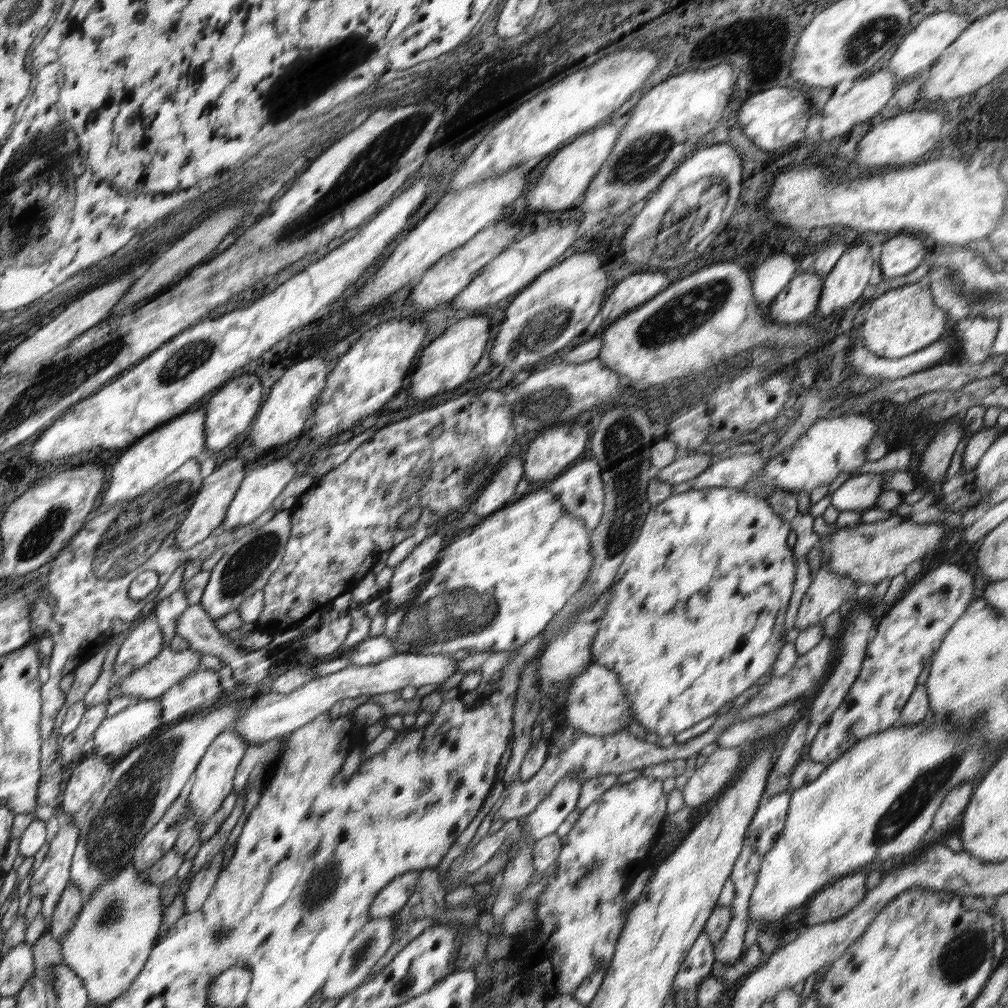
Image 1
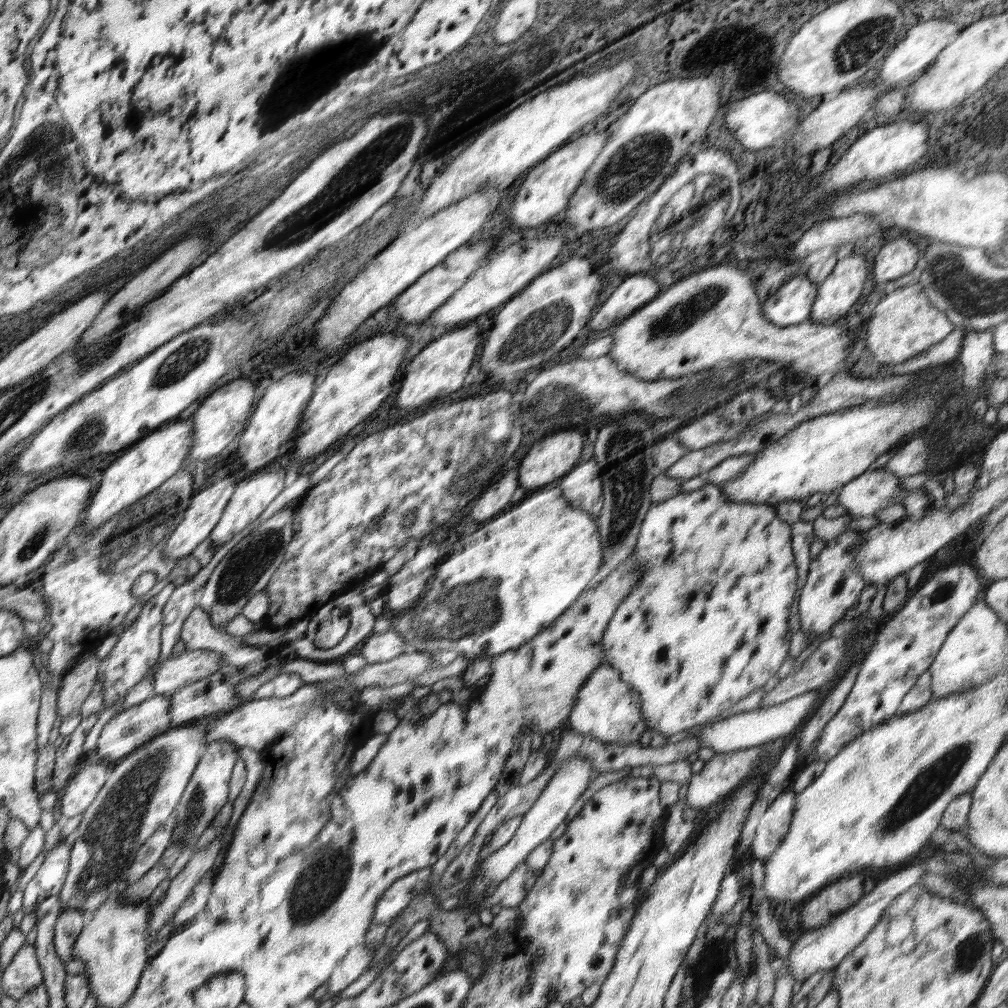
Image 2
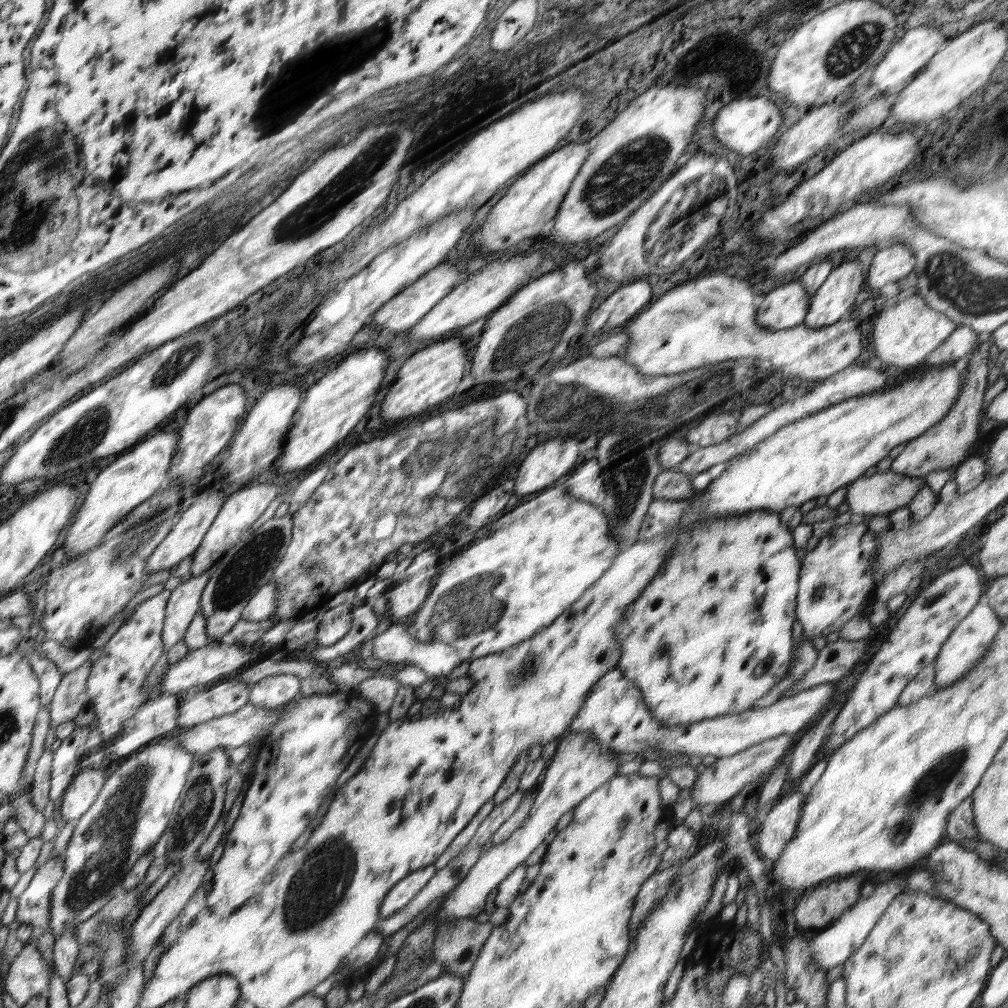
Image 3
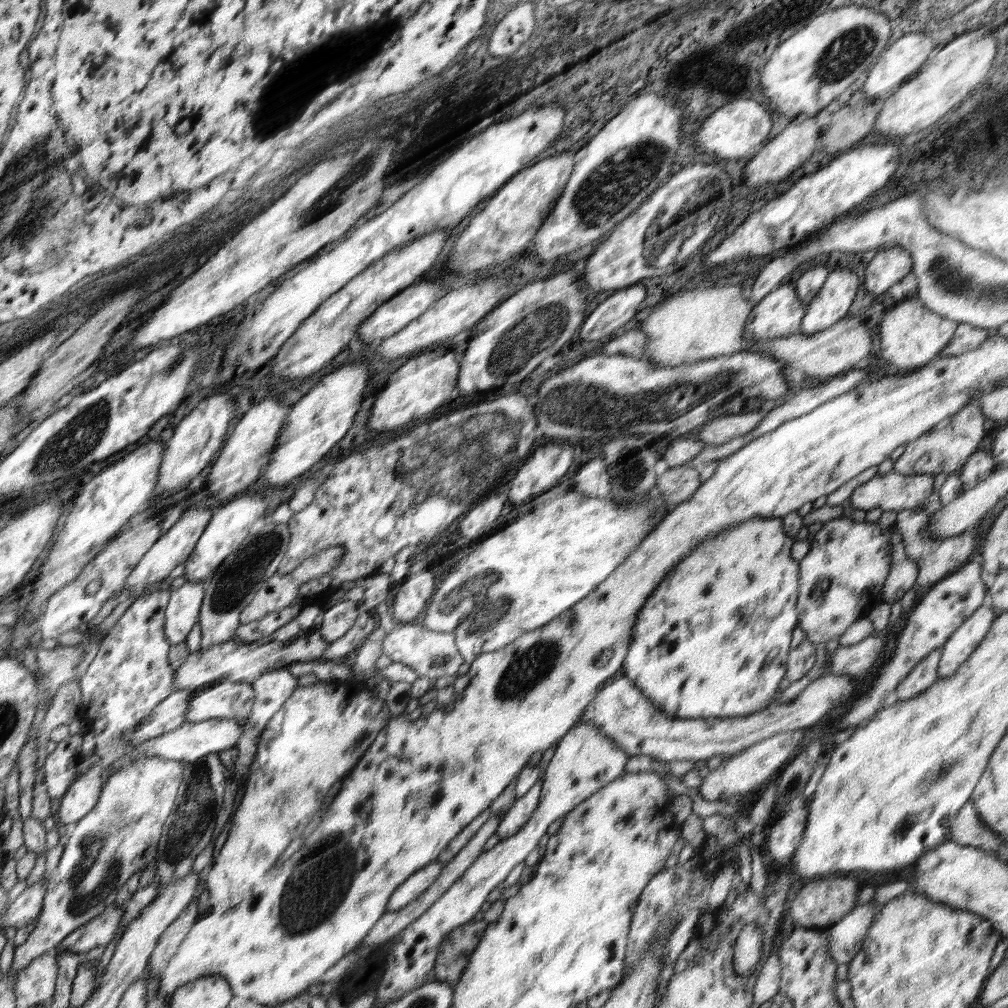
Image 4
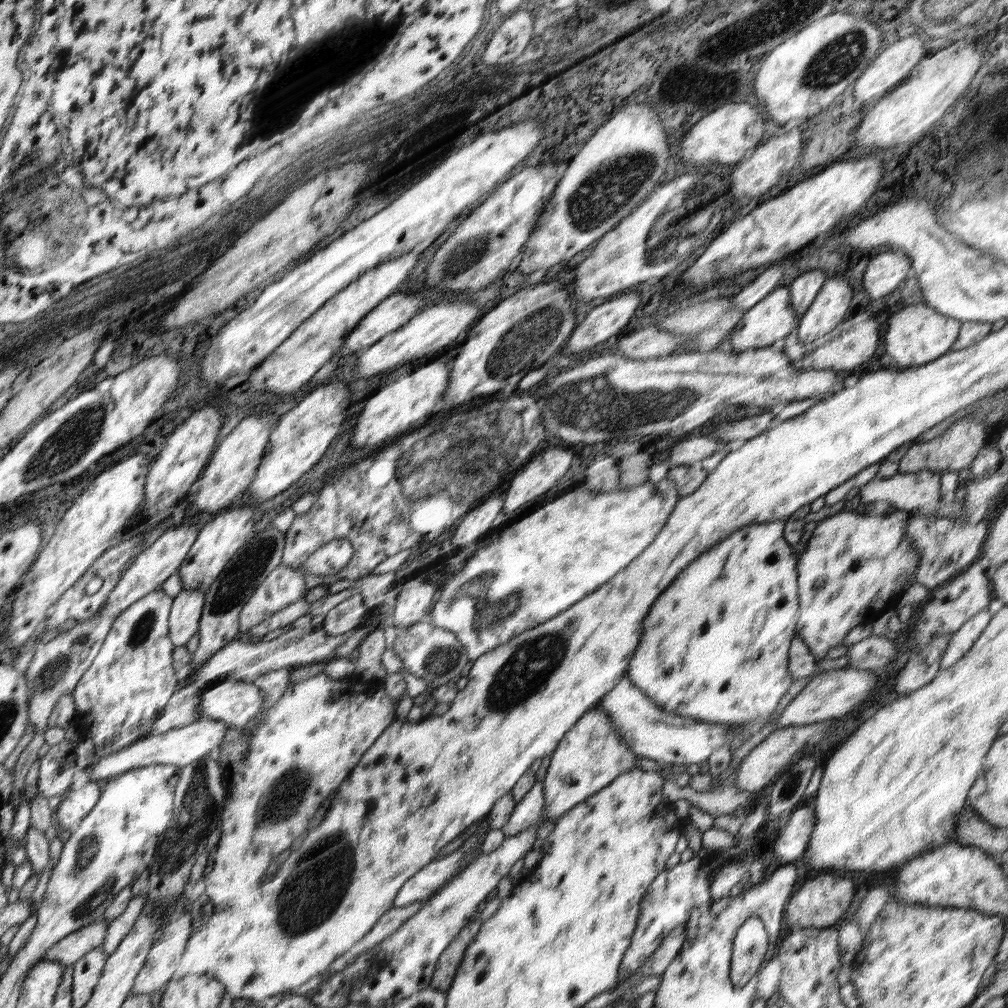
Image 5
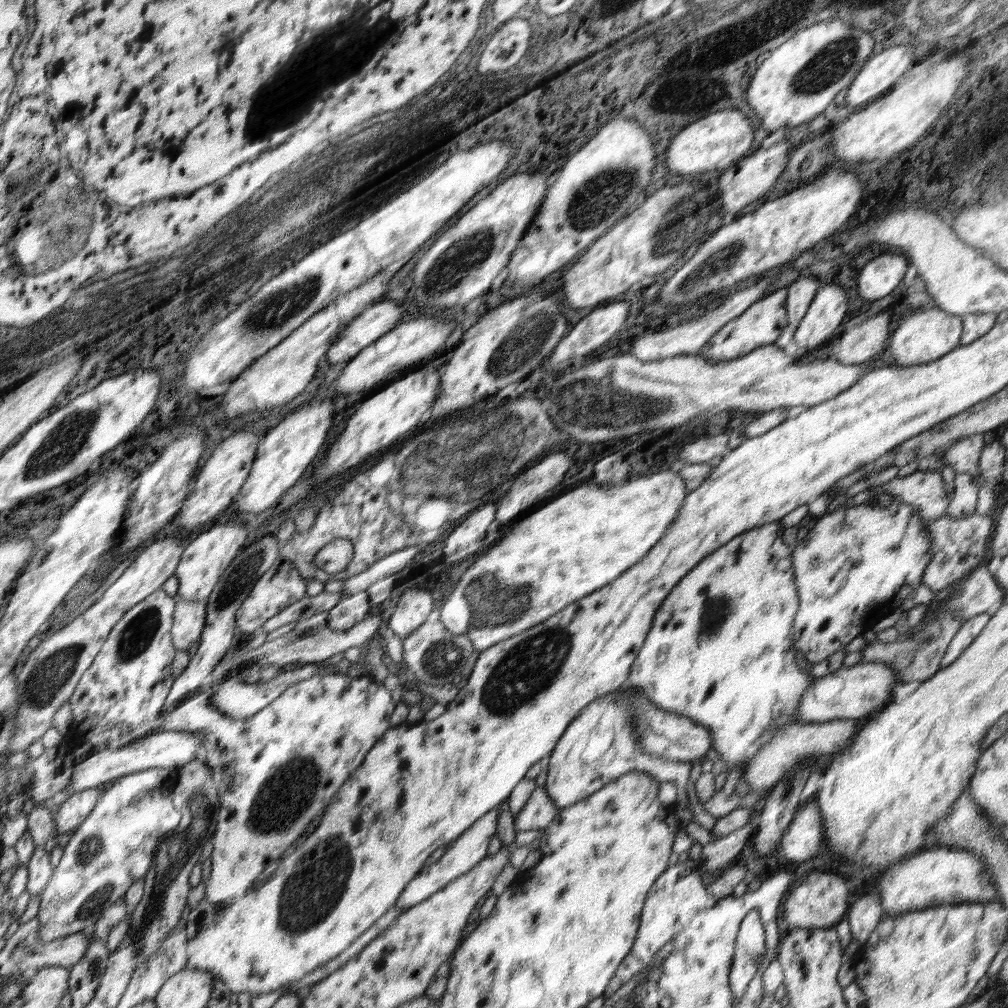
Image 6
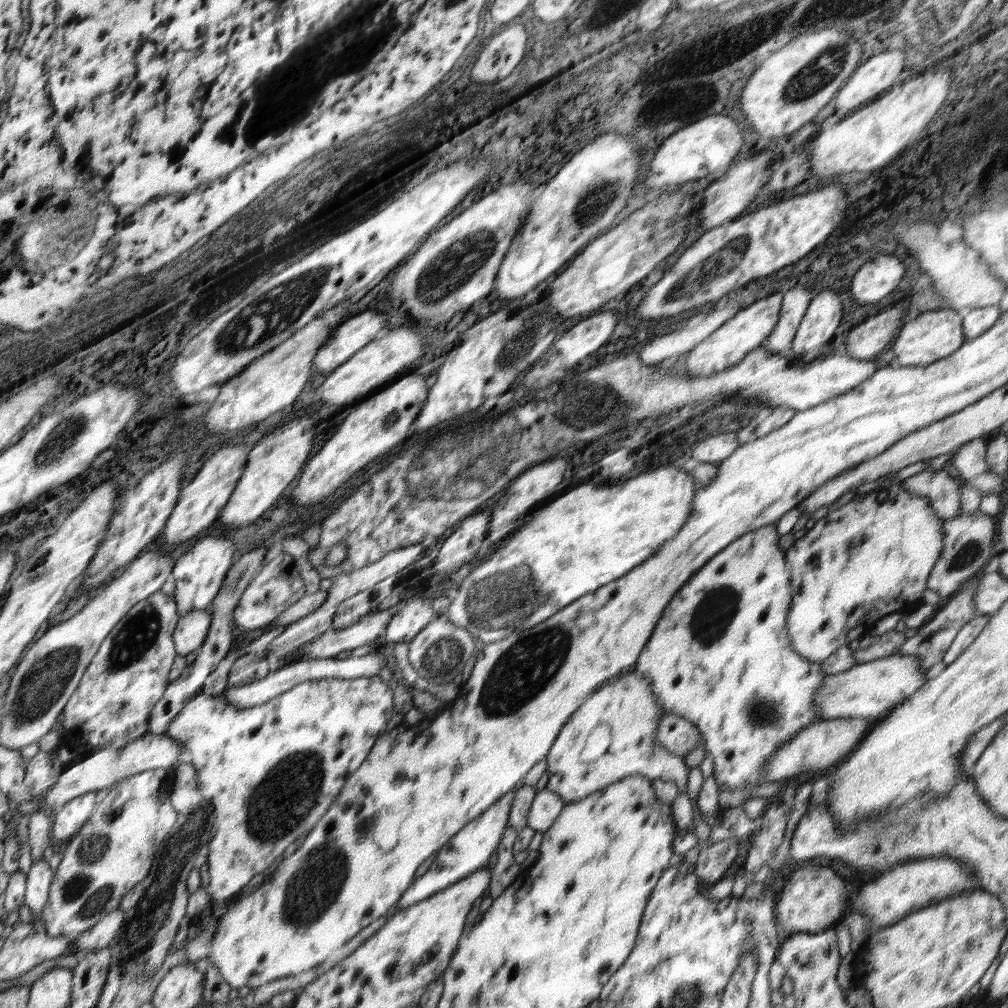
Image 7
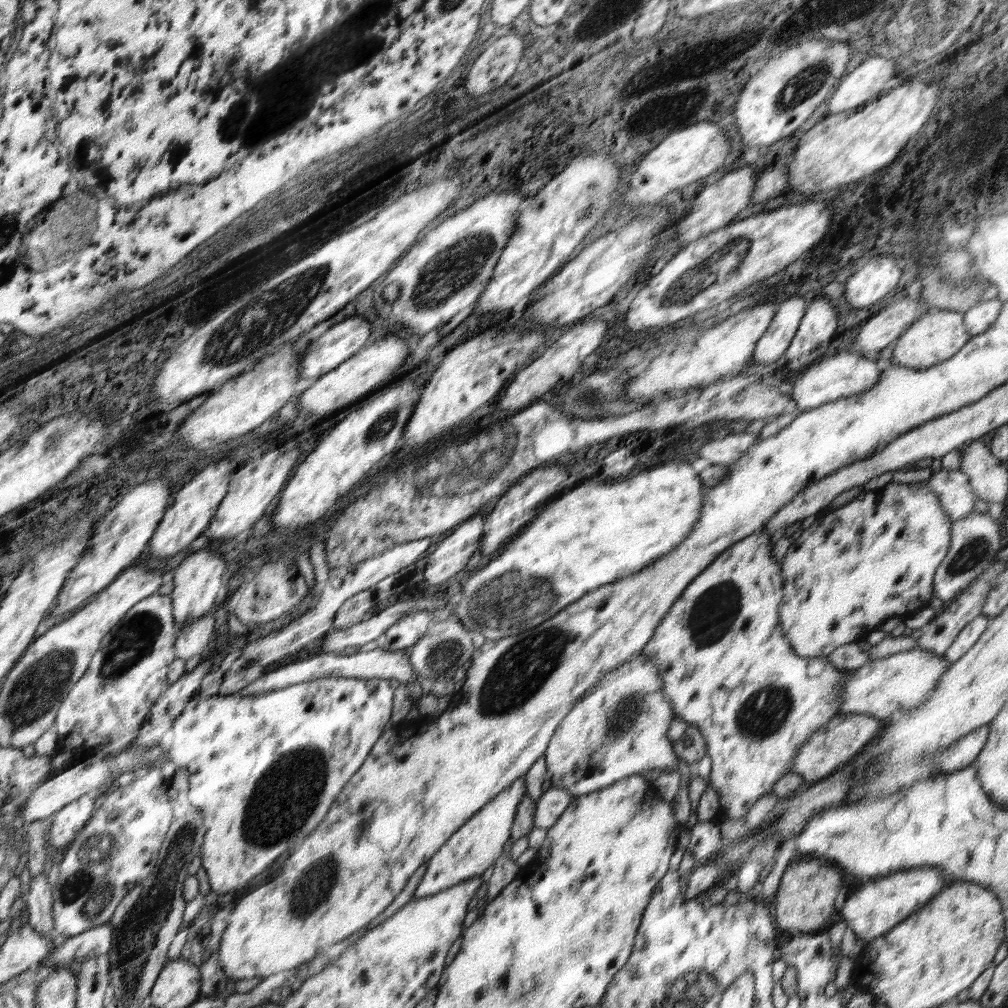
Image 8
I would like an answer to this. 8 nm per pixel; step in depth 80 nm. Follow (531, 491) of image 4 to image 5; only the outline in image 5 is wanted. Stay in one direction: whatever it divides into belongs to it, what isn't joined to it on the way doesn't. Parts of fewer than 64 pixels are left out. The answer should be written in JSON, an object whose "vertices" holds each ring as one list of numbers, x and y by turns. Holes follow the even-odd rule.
{"vertices":[[548,448,523,465,510,482,510,490,504,498,503,511,506,517,517,515,532,504,534,498,556,486,558,480,568,472,572,456,574,452,570,450]]}

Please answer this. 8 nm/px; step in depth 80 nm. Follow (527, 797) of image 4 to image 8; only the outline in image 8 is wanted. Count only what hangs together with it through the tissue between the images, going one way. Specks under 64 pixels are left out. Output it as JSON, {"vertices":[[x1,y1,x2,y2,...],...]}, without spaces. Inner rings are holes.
{"vertices":[[550,787,536,802,537,807,533,816,534,826,547,830,554,826,572,800,572,796,565,790]]}

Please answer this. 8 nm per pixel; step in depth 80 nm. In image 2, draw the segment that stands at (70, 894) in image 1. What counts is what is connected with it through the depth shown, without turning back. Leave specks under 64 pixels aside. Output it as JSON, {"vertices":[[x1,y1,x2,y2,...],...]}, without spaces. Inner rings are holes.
{"vertices":[[63,910,59,913,58,920,55,922,55,933,53,941,55,951,60,957,61,962,69,962,73,958,73,946,80,932,83,931,91,921,91,914,86,914,82,910]]}

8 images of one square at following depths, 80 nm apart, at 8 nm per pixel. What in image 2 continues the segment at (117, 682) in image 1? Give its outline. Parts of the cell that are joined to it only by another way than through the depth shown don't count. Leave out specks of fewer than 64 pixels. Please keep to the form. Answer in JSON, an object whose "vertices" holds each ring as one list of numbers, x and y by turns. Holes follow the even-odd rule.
{"vertices":[[187,650,177,658,173,656,156,663,144,678,152,678,156,695,171,696,186,684,202,681,218,675,222,656,207,650]]}

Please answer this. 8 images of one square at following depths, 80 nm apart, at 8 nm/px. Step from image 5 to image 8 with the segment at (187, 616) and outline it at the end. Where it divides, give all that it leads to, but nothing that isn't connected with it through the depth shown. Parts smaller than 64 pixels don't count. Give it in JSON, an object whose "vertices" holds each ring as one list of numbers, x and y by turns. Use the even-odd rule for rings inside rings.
{"vertices":[[216,612,204,614,204,617,186,623,176,640,176,656,188,660,193,656,206,654,208,646,212,643,216,630]]}

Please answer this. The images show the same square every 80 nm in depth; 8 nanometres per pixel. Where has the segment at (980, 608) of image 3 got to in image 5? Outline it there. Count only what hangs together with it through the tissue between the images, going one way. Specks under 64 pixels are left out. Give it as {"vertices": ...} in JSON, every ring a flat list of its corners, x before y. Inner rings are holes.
{"vertices":[[988,607,982,610,982,612,976,614,973,618,970,618,964,625,951,636,948,644,946,645,942,660,940,660,940,670,948,670,959,662,964,654,967,654,970,647,974,644,980,634,983,634,986,626,992,619]]}

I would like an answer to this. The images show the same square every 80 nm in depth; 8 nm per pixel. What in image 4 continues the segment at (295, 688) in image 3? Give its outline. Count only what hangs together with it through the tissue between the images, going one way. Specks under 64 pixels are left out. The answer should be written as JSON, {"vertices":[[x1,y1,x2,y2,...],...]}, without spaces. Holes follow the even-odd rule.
{"vertices":[[282,668,280,670,276,670,276,672,268,672,266,674,262,674,259,678,257,678,253,683,251,683,253,691,254,691,254,704,247,718,246,726,244,726,244,730,242,730,242,736,240,736,240,740,238,740,238,744,236,744,236,748,238,748,238,754,235,761,235,764,232,768,232,776,242,778,250,765,253,763,258,740,260,740,260,736,262,732,264,732,264,728,266,728,266,723,270,720,270,717,287,701,287,698,290,696,291,692,295,691,297,687,297,678,292,676,288,669]]}

